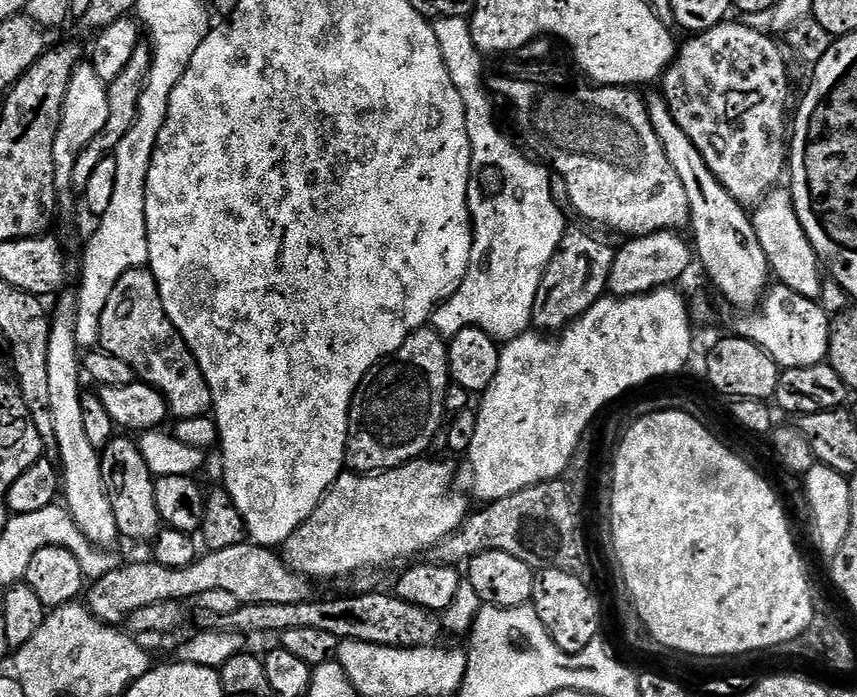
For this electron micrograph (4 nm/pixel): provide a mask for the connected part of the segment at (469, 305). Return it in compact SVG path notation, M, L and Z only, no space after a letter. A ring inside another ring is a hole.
M469 17L442 18L440 20L431 21L431 25L434 30L434 38L438 38L438 50L442 50L442 58L446 62L446 70L450 70L450 82L454 82L455 88L458 89L458 94L462 94L462 106L466 114L466 130L468 131L470 150L472 151L472 165L470 166L470 178L468 179L468 209L472 215L472 249L470 250L470 266L466 270L466 278L462 278L462 286L458 286L456 293L433 311L430 324L431 327L435 328L436 331L445 338L457 336L464 328L480 328L486 334L490 334L493 340L497 342L507 342L513 340L516 336L521 336L523 332L527 332L532 328L534 298L538 294L538 286L542 282L542 274L546 270L550 258L554 258L554 254L562 242L566 231L566 218L562 214L562 210L558 210L558 206L554 206L554 194L550 194L549 169L545 167L543 163L537 162L535 159L532 159L533 161L527 160L527 158L500 133L500 128L496 125L496 112L492 109L492 100L488 97L487 90L484 89L485 57L482 55L480 47L474 42L474 34L472 33L472 25Z

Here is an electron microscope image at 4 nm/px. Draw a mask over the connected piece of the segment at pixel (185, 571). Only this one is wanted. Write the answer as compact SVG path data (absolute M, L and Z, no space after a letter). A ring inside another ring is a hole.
M245 542L238 546L226 546L226 550L205 551L203 554L197 555L193 564L181 568L162 566L154 558L147 559L140 560L137 564L121 563L110 573L91 581L86 592L86 603L88 609L103 624L120 626L127 621L130 614L134 614L134 610L142 610L142 606L154 606L154 602L170 602L171 600L177 602L195 601L202 594L207 594L209 590L226 590L236 599L237 605L253 604L254 606L267 606L269 602L274 606L290 606L290 602L306 602L313 599L314 596L314 592L312 592L313 581L309 580L307 576L297 575L292 568L284 563L279 551L265 548L263 544Z

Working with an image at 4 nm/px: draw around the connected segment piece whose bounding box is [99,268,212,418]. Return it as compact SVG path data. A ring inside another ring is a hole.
M148 268L126 270L126 274L118 278L114 290L110 290L106 310L102 310L99 347L114 354L114 358L122 358L137 378L157 388L173 413L198 418L212 412L210 386L190 346L186 346L174 322L170 322L156 280Z

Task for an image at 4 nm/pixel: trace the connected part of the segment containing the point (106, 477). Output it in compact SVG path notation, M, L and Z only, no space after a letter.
M124 434L113 438L100 452L100 469L106 494L110 498L110 510L114 510L114 522L118 522L121 537L125 541L127 539L155 541L162 527L158 502L154 502L156 477L150 474L150 466L146 466L146 462L142 459L136 440Z

